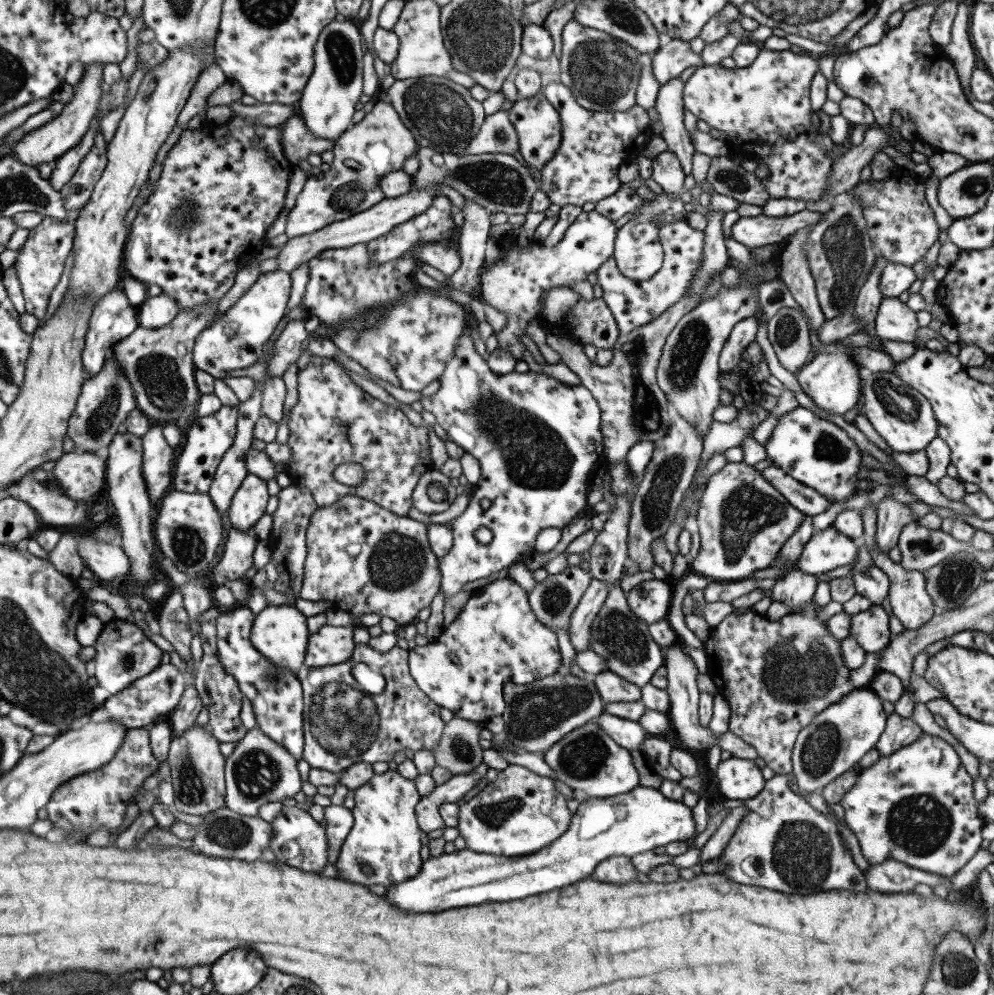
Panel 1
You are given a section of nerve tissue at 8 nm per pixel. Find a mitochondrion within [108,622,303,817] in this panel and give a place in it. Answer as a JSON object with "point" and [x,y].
{"point":[256,773]}

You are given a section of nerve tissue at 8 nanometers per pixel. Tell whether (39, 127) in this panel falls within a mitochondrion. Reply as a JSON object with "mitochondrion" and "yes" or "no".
{"mitochondrion":"no"}

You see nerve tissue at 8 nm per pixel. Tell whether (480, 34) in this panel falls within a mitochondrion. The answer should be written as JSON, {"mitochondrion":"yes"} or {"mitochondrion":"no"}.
{"mitochondrion":"yes"}

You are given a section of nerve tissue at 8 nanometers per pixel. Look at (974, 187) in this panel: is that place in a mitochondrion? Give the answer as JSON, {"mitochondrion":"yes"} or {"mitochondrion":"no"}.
{"mitochondrion":"yes"}

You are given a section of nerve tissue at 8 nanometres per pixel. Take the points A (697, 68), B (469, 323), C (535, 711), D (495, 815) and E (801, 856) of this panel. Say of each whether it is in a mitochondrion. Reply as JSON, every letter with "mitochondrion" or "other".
{"A":"other","B":"other","C":"mitochondrion","D":"mitochondrion","E":"mitochondrion"}

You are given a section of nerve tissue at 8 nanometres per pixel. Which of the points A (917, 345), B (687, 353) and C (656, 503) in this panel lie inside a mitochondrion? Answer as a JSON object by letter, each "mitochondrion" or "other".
{"A":"other","B":"mitochondrion","C":"mitochondrion"}

